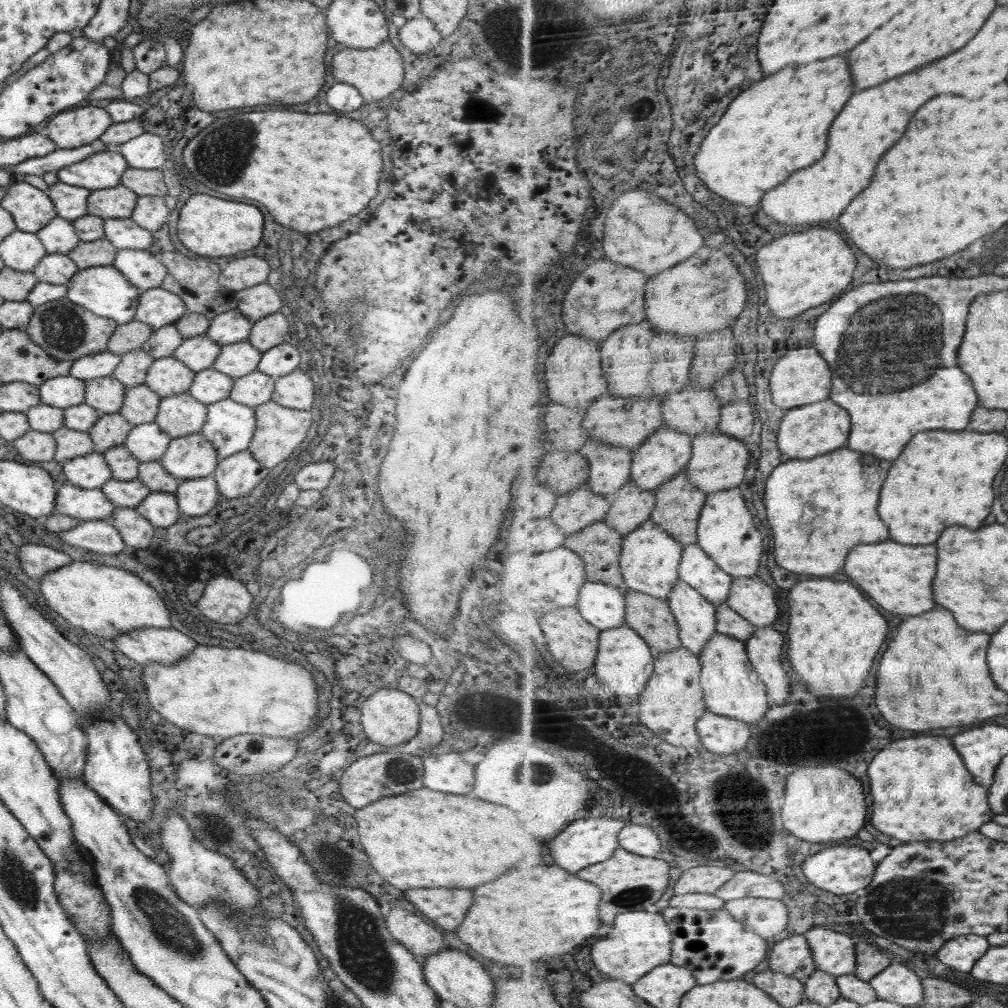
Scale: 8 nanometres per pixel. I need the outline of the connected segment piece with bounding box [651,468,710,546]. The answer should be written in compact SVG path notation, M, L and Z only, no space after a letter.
M686 468L657 490L657 505L651 519L672 536L680 539L680 542L686 546L696 545L699 540L699 520L703 516L709 496L710 494L706 491L700 490L692 484L692 479Z

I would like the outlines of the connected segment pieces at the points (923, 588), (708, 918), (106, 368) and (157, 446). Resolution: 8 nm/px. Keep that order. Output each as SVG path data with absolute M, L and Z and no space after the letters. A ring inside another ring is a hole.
M900 542L862 544L850 558L846 572L870 592L884 608L896 614L920 616L932 612L938 604L934 598L934 580L938 574L938 546L906 546Z
M669 906L662 911L674 934L672 963L694 971L700 985L738 980L769 958L770 944L767 938L758 934L746 921L732 916L725 908L714 910Z
M109 351L83 356L83 358L73 362L69 375L83 381L111 376L120 360L121 355Z
M155 422L133 425L129 430L123 446L141 463L159 461L166 452L170 436Z

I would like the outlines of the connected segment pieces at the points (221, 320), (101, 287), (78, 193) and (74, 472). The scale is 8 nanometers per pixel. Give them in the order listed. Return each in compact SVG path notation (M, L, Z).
M238 309L217 314L208 326L206 335L220 346L247 341L253 321Z
M112 265L79 269L65 286L68 300L93 312L96 316L111 318L118 325L135 319L141 290L128 282L128 279Z
M56 181L46 190L51 198L57 216L69 221L87 214L87 202L90 192L79 186L68 186L65 182Z
M92 451L90 454L63 461L62 464L67 483L83 489L100 489L112 479L110 467L101 452Z

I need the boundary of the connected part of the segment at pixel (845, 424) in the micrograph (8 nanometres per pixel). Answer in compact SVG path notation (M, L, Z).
M832 399L786 411L778 434L778 444L784 452L784 462L794 458L816 458L820 454L834 452L850 440L852 429L850 412Z

